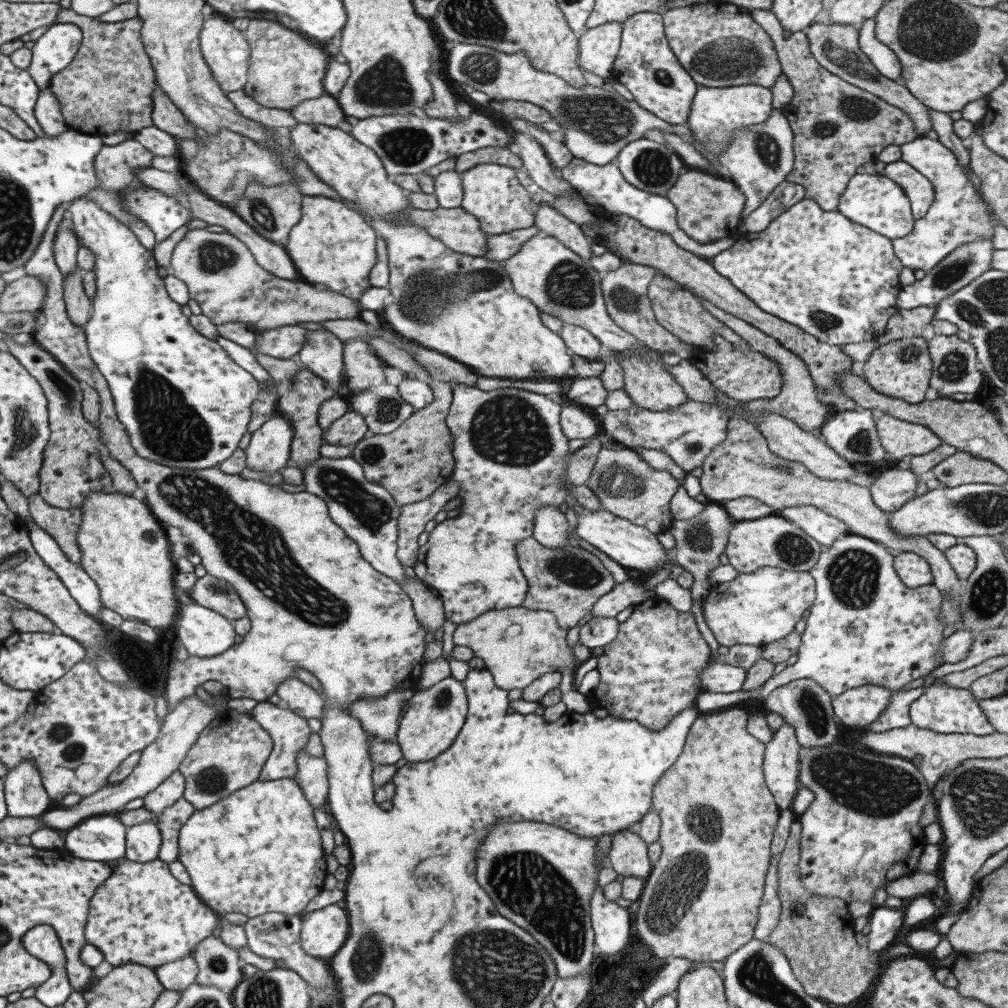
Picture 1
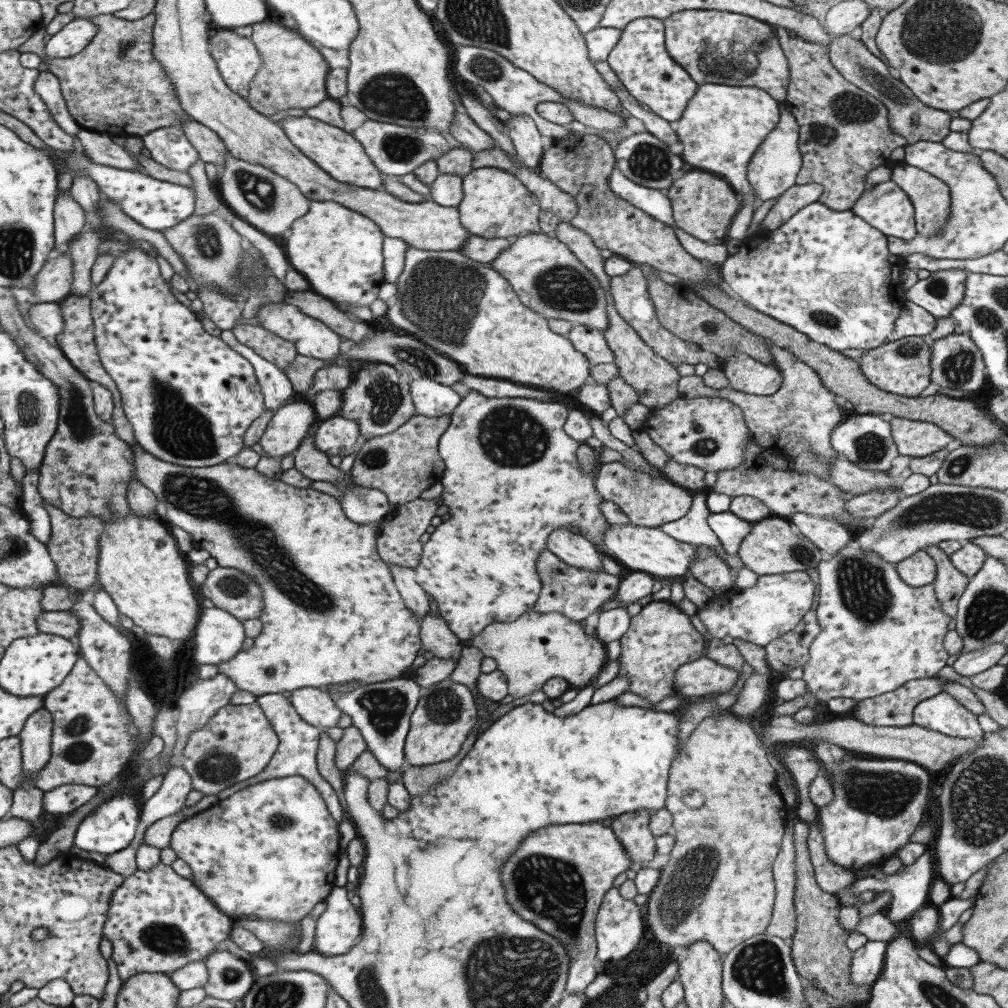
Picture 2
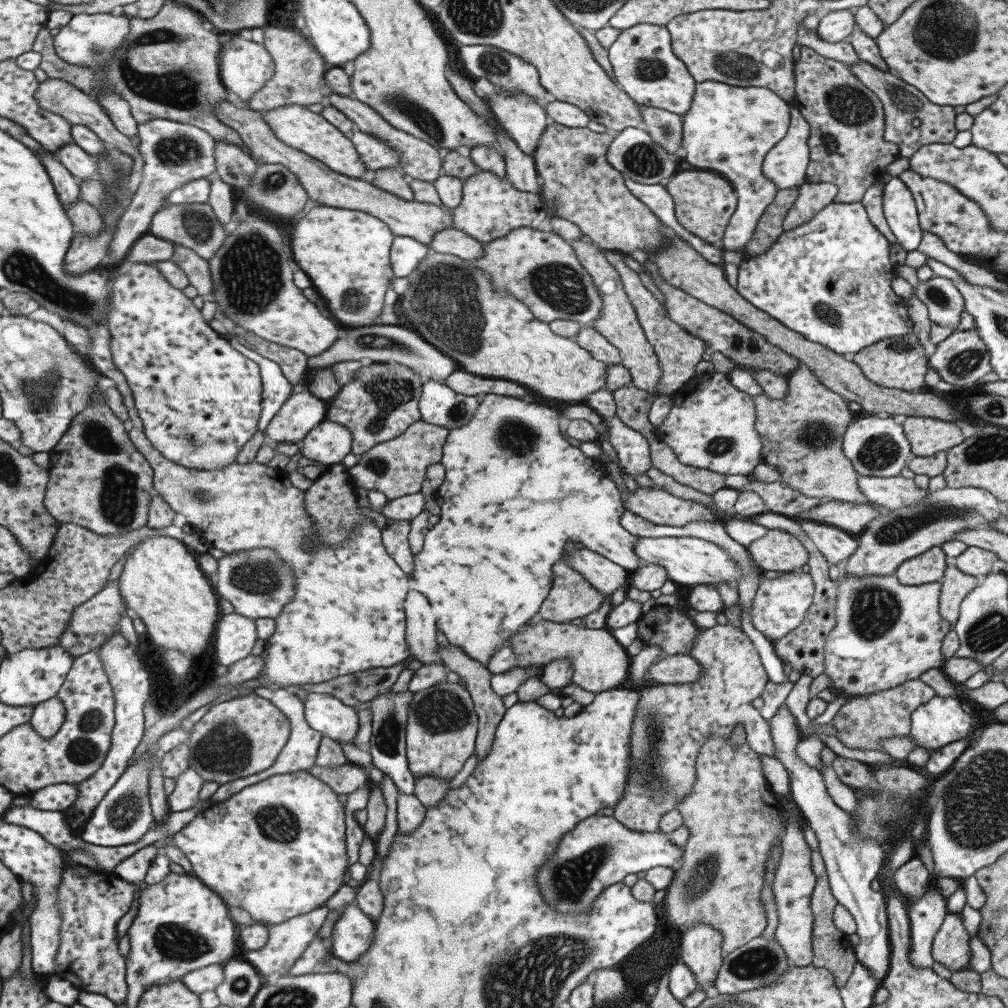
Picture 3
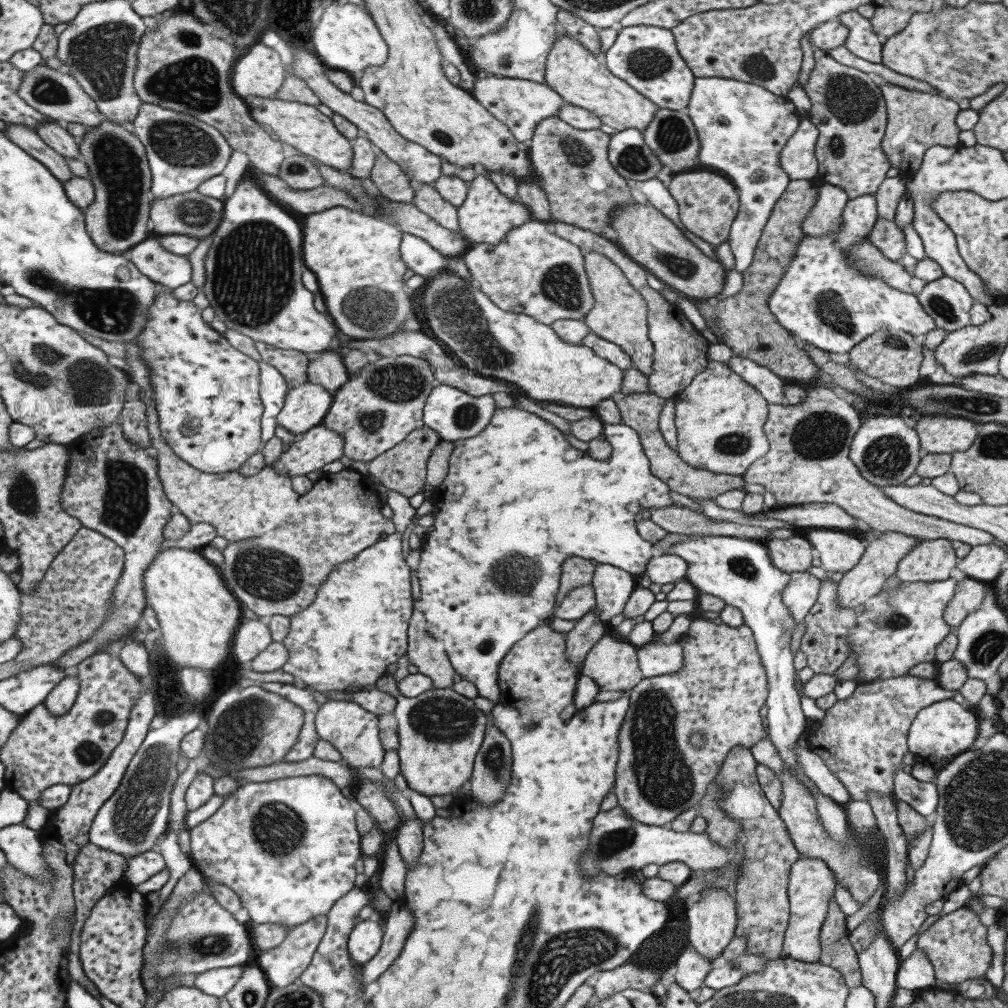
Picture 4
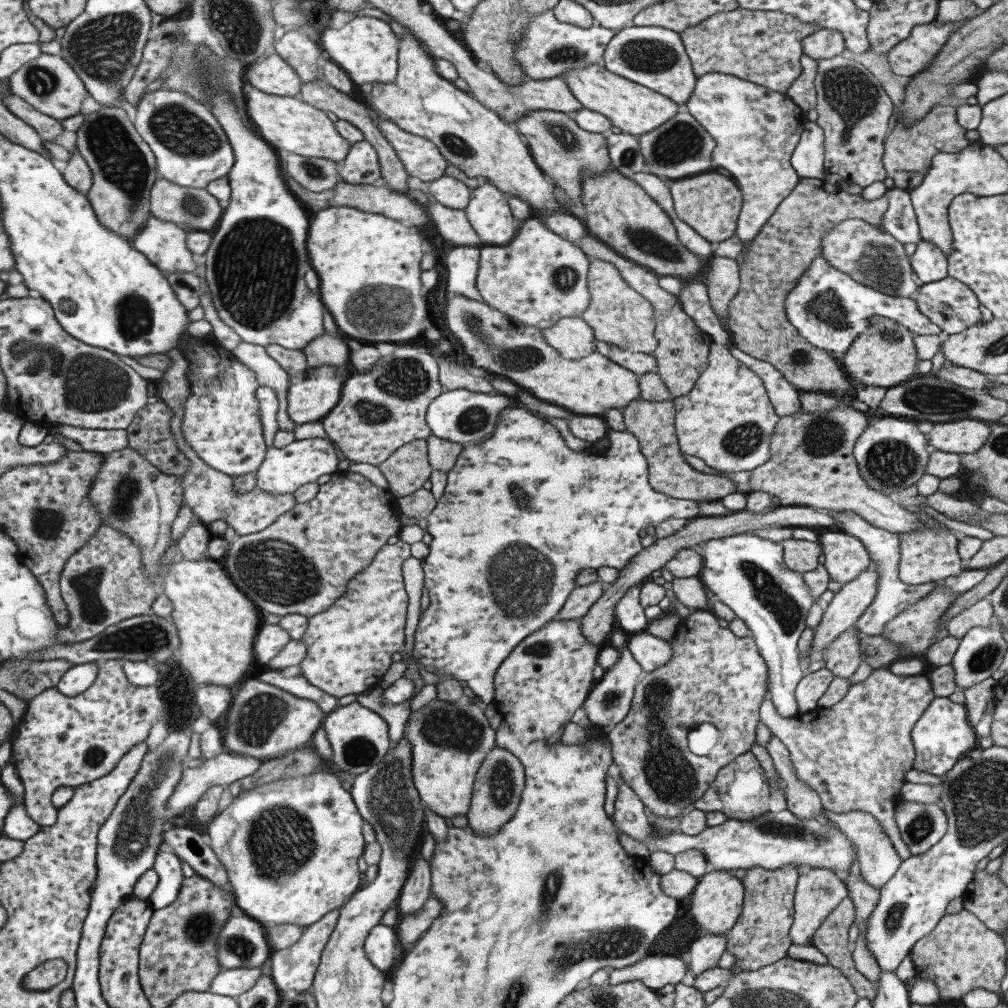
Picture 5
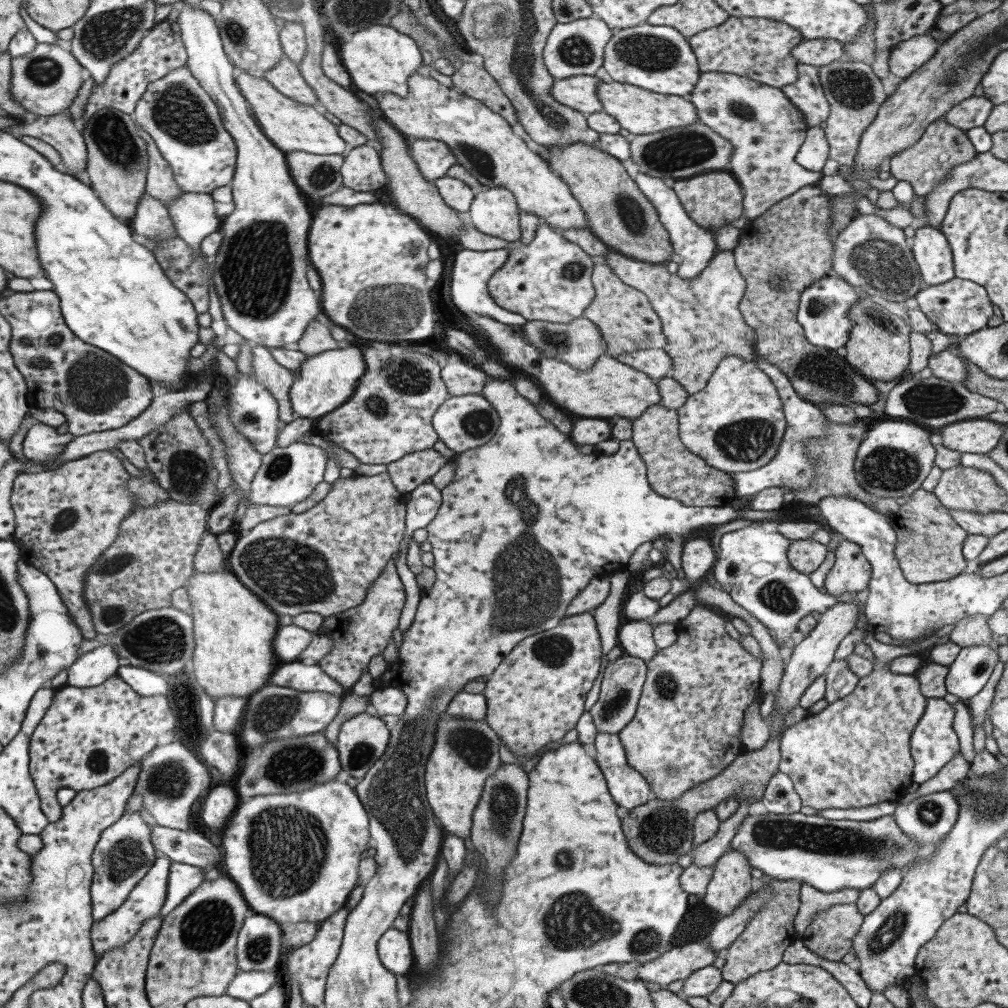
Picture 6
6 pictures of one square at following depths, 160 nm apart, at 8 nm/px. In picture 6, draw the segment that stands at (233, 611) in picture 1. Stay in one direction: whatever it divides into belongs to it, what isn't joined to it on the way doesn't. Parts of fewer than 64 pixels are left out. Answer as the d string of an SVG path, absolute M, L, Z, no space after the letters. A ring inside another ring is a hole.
M386 471L373 476L342 476L334 483L333 491L328 494L317 507L311 511L303 512L301 515L289 514L259 524L256 528L238 539L235 549L229 554L230 570L234 572L261 600L265 601L278 615L288 614L290 617L297 616L304 612L318 612L324 617L345 612L351 608L361 606L368 598L368 591L374 582L385 572L385 567L389 565L396 553L401 549L401 543L404 542L405 531L407 531L408 508L403 493L399 492L392 476Z

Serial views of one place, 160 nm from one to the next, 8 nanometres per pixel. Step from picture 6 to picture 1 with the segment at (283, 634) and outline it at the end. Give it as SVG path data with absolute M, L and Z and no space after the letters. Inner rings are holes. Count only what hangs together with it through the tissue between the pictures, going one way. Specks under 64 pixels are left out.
M180 604L180 616L174 628L179 643L193 656L211 658L235 647L234 623L212 608L193 604Z

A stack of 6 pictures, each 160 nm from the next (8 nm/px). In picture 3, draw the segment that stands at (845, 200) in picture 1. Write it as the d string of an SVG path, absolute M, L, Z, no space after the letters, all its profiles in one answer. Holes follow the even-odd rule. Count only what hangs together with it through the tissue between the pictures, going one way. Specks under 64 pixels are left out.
M891 177L884 183L882 211L889 230L906 251L918 247L922 232L918 225L916 204L911 191L899 177Z

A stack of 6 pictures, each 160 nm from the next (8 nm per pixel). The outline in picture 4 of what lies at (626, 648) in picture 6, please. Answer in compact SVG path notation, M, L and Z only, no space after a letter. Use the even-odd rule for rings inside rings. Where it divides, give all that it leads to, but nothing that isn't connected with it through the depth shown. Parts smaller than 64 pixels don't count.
M653 641L636 648L636 661L642 678L669 674L681 668L681 646Z

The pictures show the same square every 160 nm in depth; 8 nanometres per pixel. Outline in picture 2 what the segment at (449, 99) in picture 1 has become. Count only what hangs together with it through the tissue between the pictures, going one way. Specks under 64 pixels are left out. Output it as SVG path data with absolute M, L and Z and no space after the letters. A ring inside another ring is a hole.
M462 106L458 107L456 112L456 122L450 128L452 136L471 152L483 152L483 150L495 148L494 138L485 132L464 110Z

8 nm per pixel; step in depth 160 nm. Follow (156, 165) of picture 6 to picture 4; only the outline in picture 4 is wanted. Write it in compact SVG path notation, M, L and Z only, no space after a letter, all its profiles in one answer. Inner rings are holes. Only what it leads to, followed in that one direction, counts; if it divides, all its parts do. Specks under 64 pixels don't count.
M199 191L168 196L152 201L153 234L189 235L200 239L211 236L220 227L224 215L224 200L202 195Z

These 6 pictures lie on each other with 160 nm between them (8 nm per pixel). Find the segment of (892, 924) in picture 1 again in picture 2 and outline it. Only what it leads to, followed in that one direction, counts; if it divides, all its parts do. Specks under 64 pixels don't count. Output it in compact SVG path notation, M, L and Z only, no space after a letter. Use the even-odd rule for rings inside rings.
M923 852L912 864L905 865L903 870L895 871L892 874L886 874L883 880L878 880L872 876L863 877L854 882L852 893L857 895L865 890L872 890L876 894L889 892L891 900L889 908L885 912L885 917L891 924L897 924L904 918L910 918L923 903L927 902L928 892L930 891L931 878L933 878L933 864L927 852ZM868 940L852 952L849 980L855 986L870 988L882 970L886 942Z

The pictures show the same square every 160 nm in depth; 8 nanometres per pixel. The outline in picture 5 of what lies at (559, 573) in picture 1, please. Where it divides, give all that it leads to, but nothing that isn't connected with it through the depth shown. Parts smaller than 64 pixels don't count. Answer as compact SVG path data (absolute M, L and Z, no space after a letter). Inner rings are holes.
M599 580L576 586L565 600L556 620L571 620L581 618L589 607L602 595L604 585Z

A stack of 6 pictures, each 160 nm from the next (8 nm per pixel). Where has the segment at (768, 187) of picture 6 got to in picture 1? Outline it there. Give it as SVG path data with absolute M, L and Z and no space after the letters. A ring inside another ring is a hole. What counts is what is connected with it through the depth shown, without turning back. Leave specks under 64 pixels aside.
M755 84L730 85L724 88L698 87L690 104L689 114L686 121L687 128L692 132L692 138L701 145L697 150L704 152L714 175L728 178L722 170L715 155L727 147L732 130L759 124L763 122L772 111L771 92L767 88Z

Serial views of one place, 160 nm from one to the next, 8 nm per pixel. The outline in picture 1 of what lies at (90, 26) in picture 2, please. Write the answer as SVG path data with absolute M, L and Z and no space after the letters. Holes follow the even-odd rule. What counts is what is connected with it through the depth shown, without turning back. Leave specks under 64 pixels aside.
M72 23L55 24L36 40L35 46L32 48L33 61L28 69L29 74L33 76L33 80L36 80L40 90L49 88L52 84L52 79L73 63L77 53L80 52L83 42L83 30L81 30L79 25Z

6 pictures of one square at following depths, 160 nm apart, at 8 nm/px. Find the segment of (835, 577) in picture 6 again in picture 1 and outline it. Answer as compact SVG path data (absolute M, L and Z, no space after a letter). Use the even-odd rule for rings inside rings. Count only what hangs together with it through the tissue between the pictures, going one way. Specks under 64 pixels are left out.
M789 507L776 514L823 546L831 546L835 540L848 534L843 522L825 514L816 507Z

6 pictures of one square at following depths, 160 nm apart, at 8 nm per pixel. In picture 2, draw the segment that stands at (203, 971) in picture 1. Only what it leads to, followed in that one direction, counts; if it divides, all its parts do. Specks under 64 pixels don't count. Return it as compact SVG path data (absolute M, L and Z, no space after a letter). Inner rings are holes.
M226 948L216 950L205 961L209 970L209 983L204 988L207 996L243 1004L255 983L251 963Z

